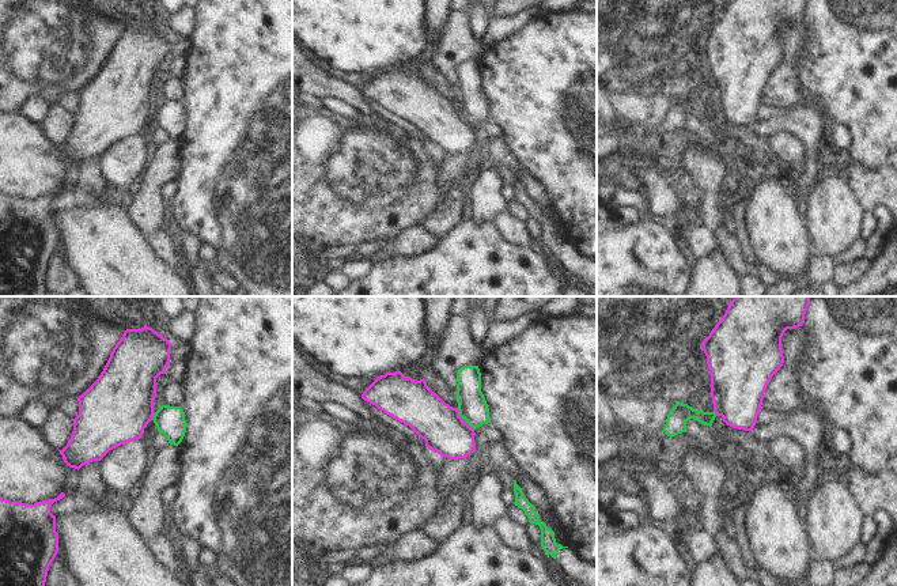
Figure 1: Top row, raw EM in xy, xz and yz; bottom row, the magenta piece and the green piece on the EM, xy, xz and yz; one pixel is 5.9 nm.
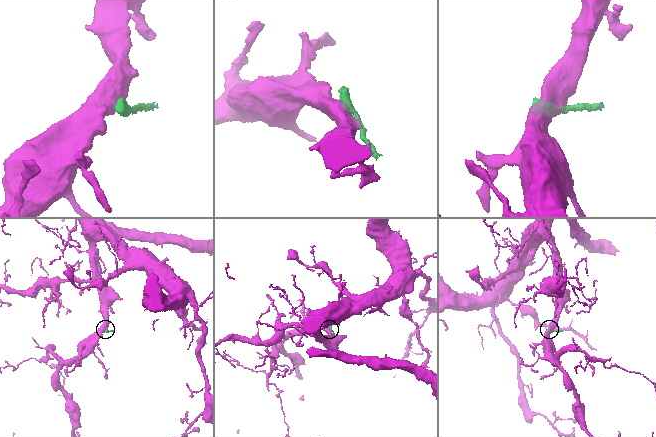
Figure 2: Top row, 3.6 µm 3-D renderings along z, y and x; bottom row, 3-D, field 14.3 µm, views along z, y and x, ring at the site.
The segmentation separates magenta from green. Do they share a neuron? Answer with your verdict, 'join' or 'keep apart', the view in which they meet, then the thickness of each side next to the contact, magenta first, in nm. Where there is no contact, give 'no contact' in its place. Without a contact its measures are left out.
keep apart; meets magenta in xz; 260 nm thick on the magenta side, 170 nm on the other

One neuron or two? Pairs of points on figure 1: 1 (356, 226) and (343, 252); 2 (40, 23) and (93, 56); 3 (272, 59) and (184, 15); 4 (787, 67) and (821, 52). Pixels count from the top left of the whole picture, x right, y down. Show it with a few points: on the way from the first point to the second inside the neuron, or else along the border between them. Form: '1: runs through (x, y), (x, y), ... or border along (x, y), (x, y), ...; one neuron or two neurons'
1: border along (354, 245), (326, 246); two neurons
2: runs through (53, 37), (61, 45), (79, 46); one neuron
3: border along (195, 14), (195, 26), (189, 37); two neurons
4: border along (805, 31), (805, 52), (797, 63), (805, 94); two neurons

